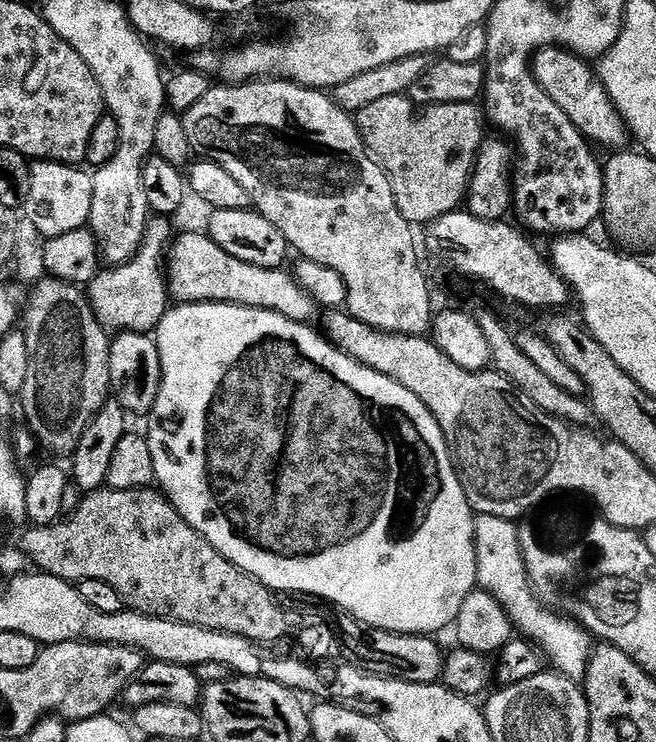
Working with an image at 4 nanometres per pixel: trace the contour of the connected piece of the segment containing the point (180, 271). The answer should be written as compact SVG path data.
M200 232L177 235L166 257L168 295L176 304L241 304L247 308L277 312L301 322L311 321L311 316L318 312L317 303L291 271L238 262L238 258L230 258L230 254L226 254L211 236Z

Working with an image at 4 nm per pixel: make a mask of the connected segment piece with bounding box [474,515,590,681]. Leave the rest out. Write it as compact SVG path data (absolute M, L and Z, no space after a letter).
M476 516L474 526L474 546L476 547L476 582L506 610L513 625L520 628L525 637L541 649L547 663L569 680L579 681L588 669L590 636L581 625L545 607L532 594L532 585L524 571L524 556L520 553L518 528L511 520L497 516Z

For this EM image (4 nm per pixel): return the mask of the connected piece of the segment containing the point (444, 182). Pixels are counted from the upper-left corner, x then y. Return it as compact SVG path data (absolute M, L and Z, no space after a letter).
M407 95L382 98L366 106L366 110L354 116L364 145L372 154L372 159L383 168L394 190L394 202L413 226L427 226L446 214L457 211L465 203L468 182L472 178L472 168L480 145L486 139L486 120L475 103L470 104L415 104Z

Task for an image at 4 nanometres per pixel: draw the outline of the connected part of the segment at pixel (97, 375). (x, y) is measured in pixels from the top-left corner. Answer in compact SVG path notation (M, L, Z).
M41 278L30 290L22 316L28 355L24 384L18 389L18 408L24 411L37 445L43 451L45 448L56 456L68 458L90 422L110 399L110 336L92 313L87 295L77 285Z

